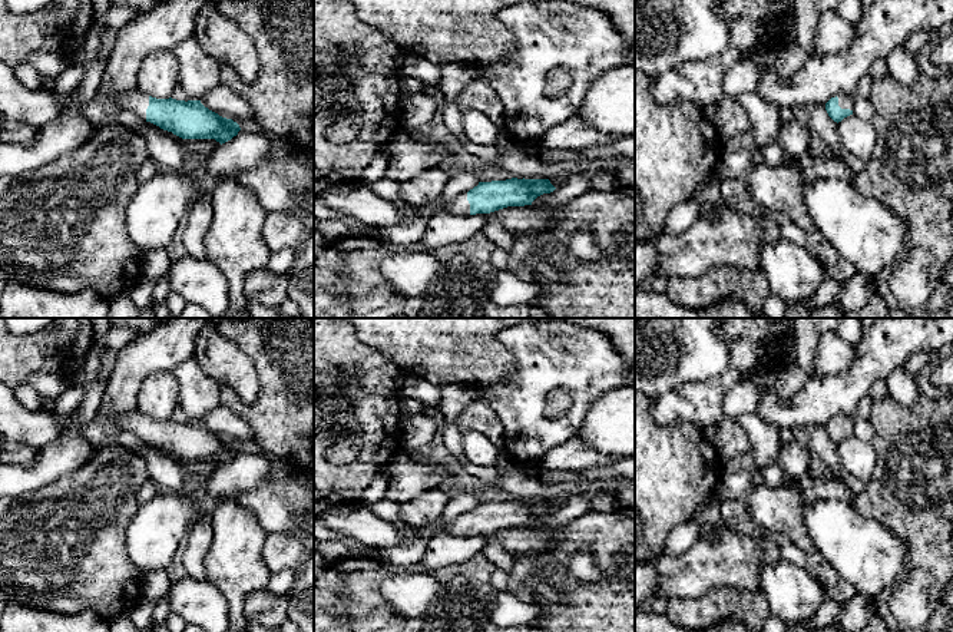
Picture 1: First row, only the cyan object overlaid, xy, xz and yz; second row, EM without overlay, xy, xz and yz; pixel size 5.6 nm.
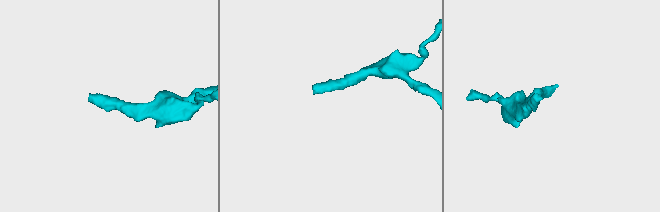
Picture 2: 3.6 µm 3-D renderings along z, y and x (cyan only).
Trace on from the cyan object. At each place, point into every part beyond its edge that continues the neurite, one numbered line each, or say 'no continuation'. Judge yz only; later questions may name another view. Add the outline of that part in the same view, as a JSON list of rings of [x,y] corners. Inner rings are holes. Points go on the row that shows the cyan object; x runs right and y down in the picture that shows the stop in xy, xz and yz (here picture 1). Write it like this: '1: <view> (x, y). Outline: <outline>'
1: yz (844, 101). Outline: [[[838,95],[837,97],[838,97],[838,106],[841,109],[853,110],[854,105],[853,105],[853,97],[851,96],[848,96],[848,95]]]

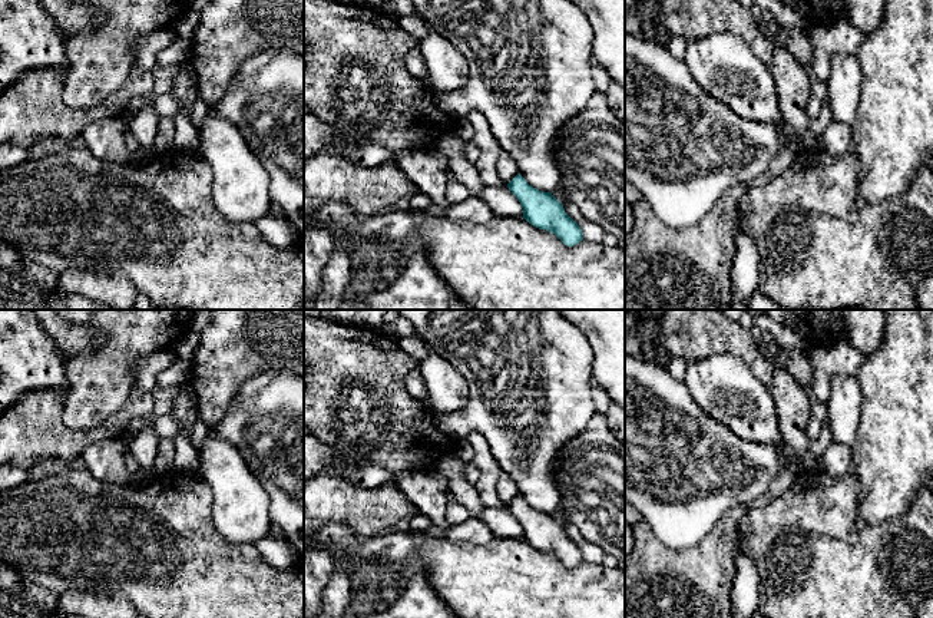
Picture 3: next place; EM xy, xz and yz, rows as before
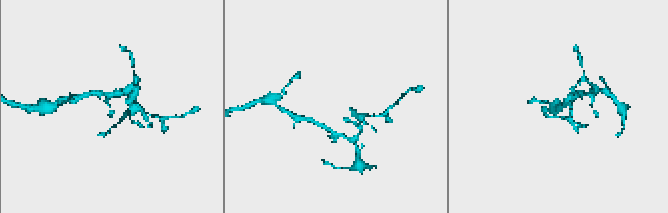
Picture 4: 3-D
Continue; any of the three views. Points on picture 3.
no continuation

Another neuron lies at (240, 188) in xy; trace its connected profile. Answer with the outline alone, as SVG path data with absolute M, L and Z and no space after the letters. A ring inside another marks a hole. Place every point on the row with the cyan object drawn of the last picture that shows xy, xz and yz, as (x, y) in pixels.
M209 113L198 128L196 152L212 171L212 199L234 222L255 222L269 212L269 175L238 129Z

